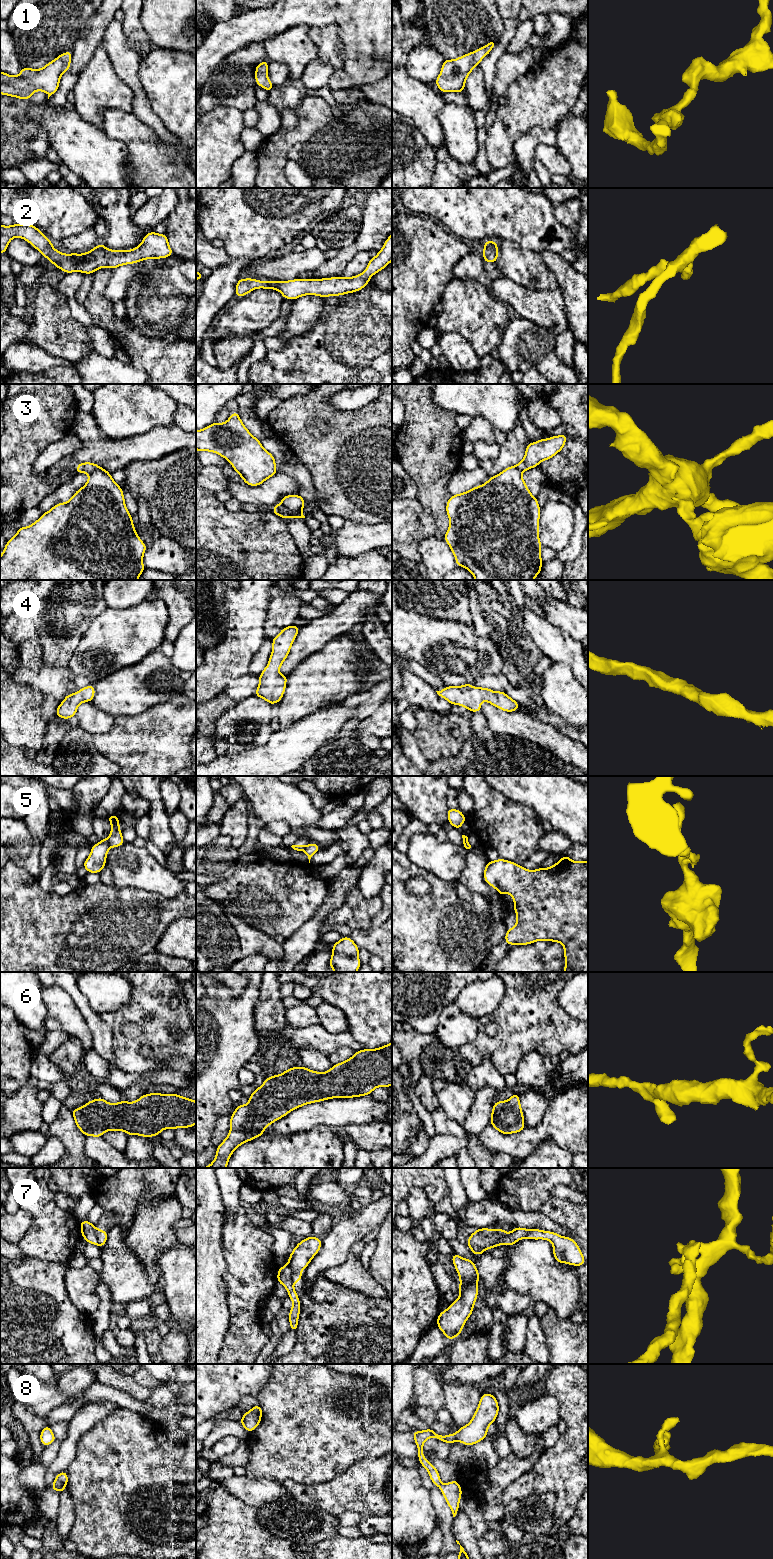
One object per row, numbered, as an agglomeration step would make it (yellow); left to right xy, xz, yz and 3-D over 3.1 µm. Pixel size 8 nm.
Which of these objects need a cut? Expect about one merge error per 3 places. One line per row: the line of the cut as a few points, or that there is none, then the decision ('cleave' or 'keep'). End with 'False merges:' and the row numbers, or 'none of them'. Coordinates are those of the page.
1: no cut; keep
2: no cut; keep
3: cut in xz along (280, 503), (288, 509), (302, 514); cleave
4: no cut; keep
5: cut in xy along (107, 839), (110, 846); cleave
6: no cut; keep
7: cut in xz along (288, 1263), (292, 1271), (293, 1281); cleave
8: cut in xz along (249, 1411), (260, 1415); cleave
False merges: 3, 5, 7, 8

